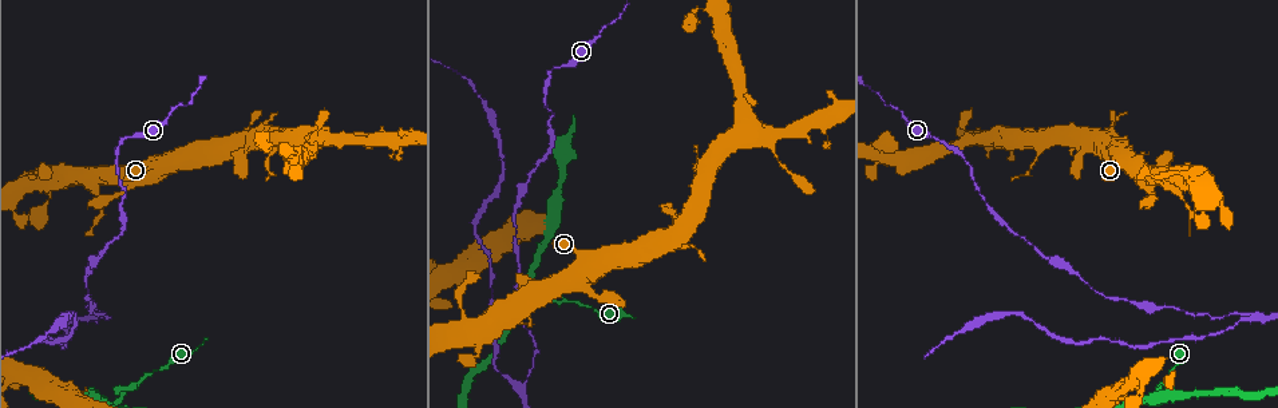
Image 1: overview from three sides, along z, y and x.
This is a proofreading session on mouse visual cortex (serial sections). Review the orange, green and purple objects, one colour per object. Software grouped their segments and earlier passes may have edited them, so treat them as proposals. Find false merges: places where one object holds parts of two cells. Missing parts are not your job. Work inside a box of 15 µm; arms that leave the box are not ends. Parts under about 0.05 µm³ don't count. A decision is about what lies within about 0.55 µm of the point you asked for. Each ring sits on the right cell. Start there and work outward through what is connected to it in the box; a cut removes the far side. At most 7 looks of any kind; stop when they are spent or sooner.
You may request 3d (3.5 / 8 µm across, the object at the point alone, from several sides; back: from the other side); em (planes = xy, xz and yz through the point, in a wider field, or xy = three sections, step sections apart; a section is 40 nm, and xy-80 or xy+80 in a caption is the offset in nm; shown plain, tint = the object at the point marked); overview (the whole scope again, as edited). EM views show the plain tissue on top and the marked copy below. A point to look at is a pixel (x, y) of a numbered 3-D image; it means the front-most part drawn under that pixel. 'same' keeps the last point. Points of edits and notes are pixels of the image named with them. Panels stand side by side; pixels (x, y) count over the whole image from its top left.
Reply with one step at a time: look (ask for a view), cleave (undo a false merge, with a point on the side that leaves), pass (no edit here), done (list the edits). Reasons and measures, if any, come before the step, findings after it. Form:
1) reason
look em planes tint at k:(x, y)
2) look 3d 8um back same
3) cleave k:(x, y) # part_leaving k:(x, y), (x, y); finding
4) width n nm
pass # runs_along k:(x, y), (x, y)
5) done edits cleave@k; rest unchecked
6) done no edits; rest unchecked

thick turns thin
look 3d 3.5um at 1:(676, 225)

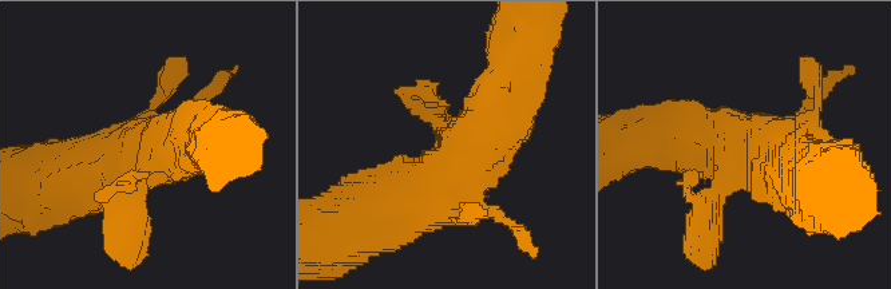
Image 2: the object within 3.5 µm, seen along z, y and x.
look em xy step 5 tint at 2:(749, 165)

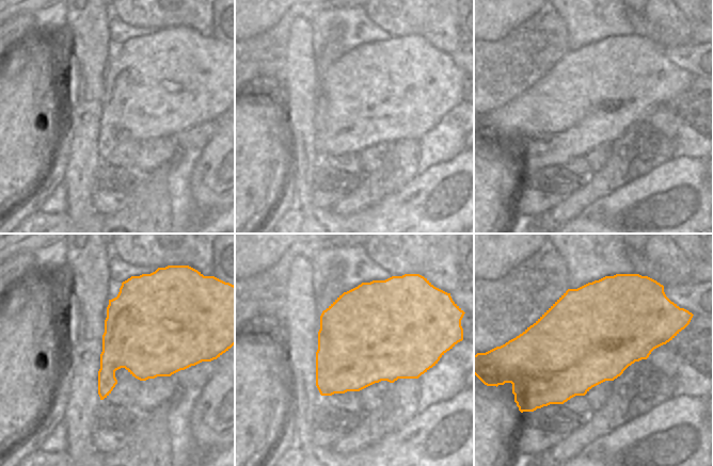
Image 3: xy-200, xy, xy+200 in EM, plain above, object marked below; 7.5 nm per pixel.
pass # runs_along 2:(365, 217), (427, 190), (497, 114); one cell here

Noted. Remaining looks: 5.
abrupt turn
look 3d 3.5um at 1:(99, 397)

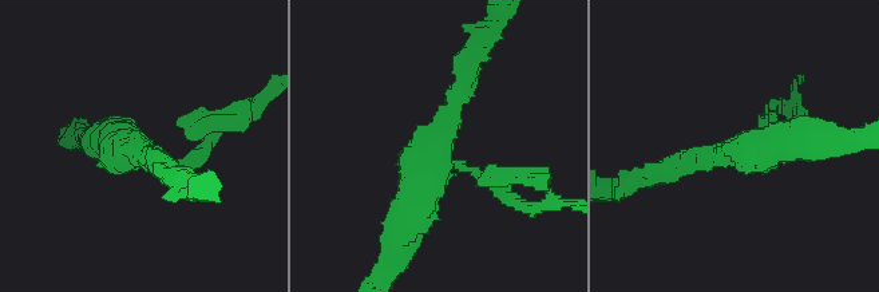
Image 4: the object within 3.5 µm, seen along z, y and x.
arms 3; arm_widths 200, 300, 500 nm; shape alone is not enough
look em xy step 5 tint at 4:(141, 151)

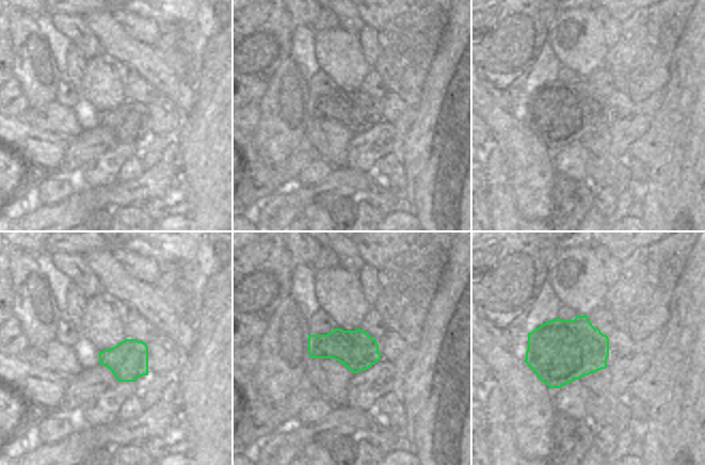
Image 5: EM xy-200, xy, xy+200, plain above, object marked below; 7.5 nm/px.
pass # runs_along 4:(511, 196), (442, 161), (400, 231); continuous, no second cell

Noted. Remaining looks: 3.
look 3d 3.5um back at 1:(93, 318)

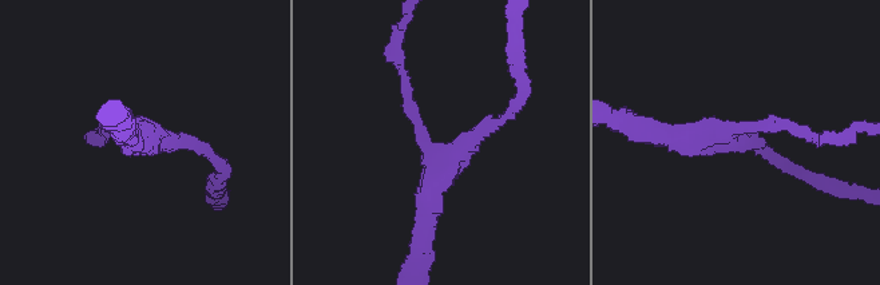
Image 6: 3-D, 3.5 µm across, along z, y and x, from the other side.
pass # runs_along 6:(106, 127), (213, 155); continuous, no second cell

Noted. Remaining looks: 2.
done no edits; rest unchecked

